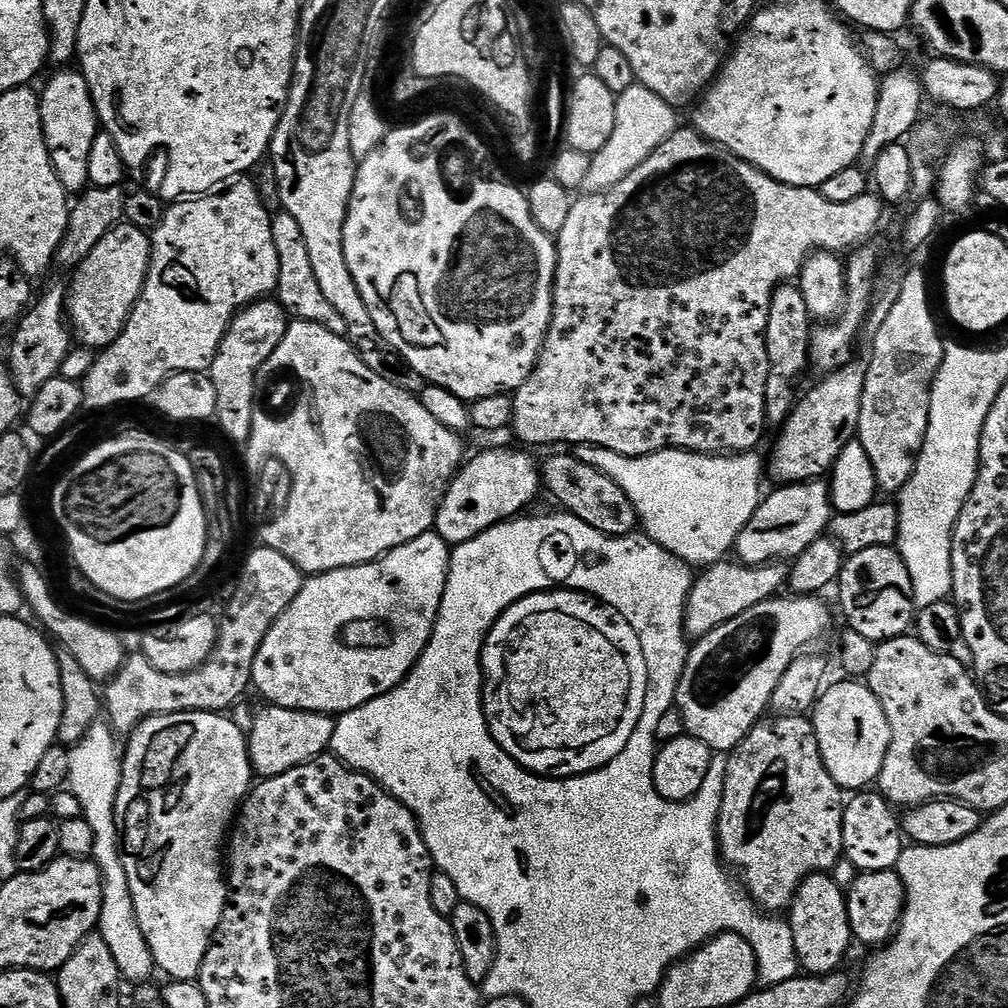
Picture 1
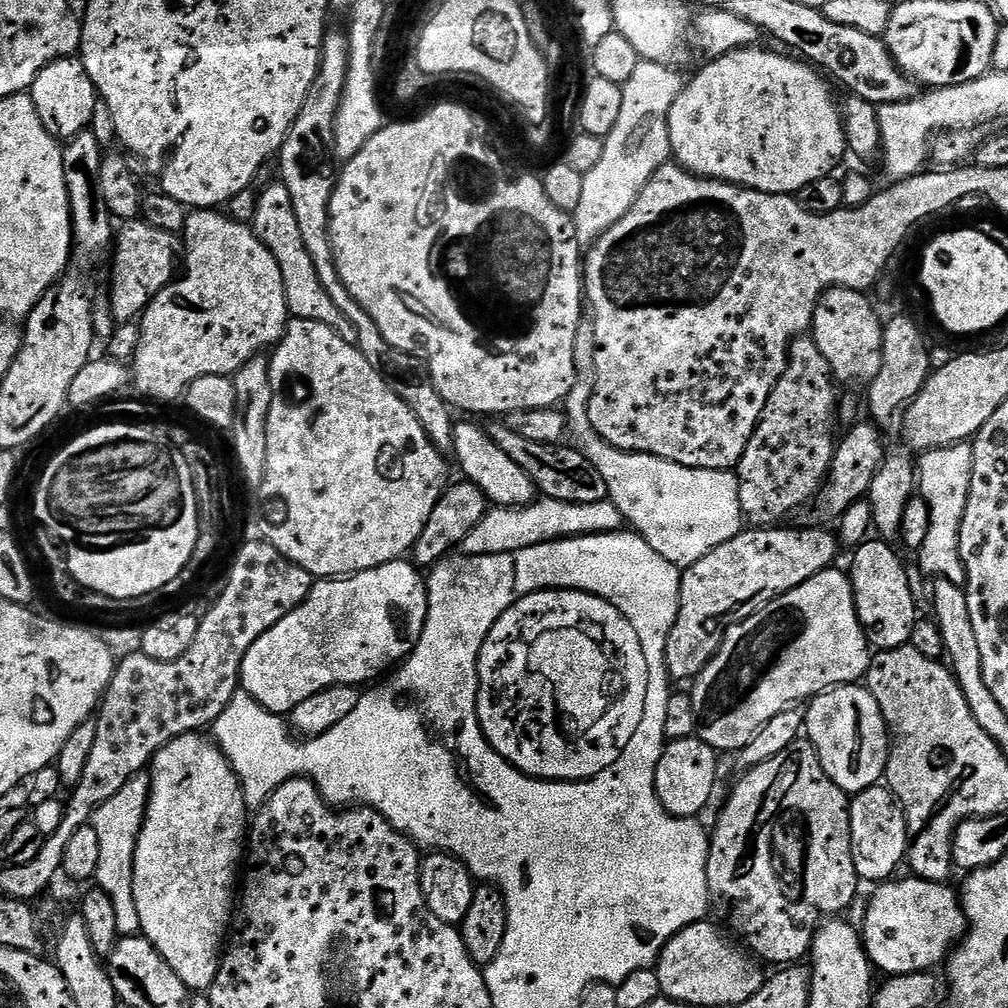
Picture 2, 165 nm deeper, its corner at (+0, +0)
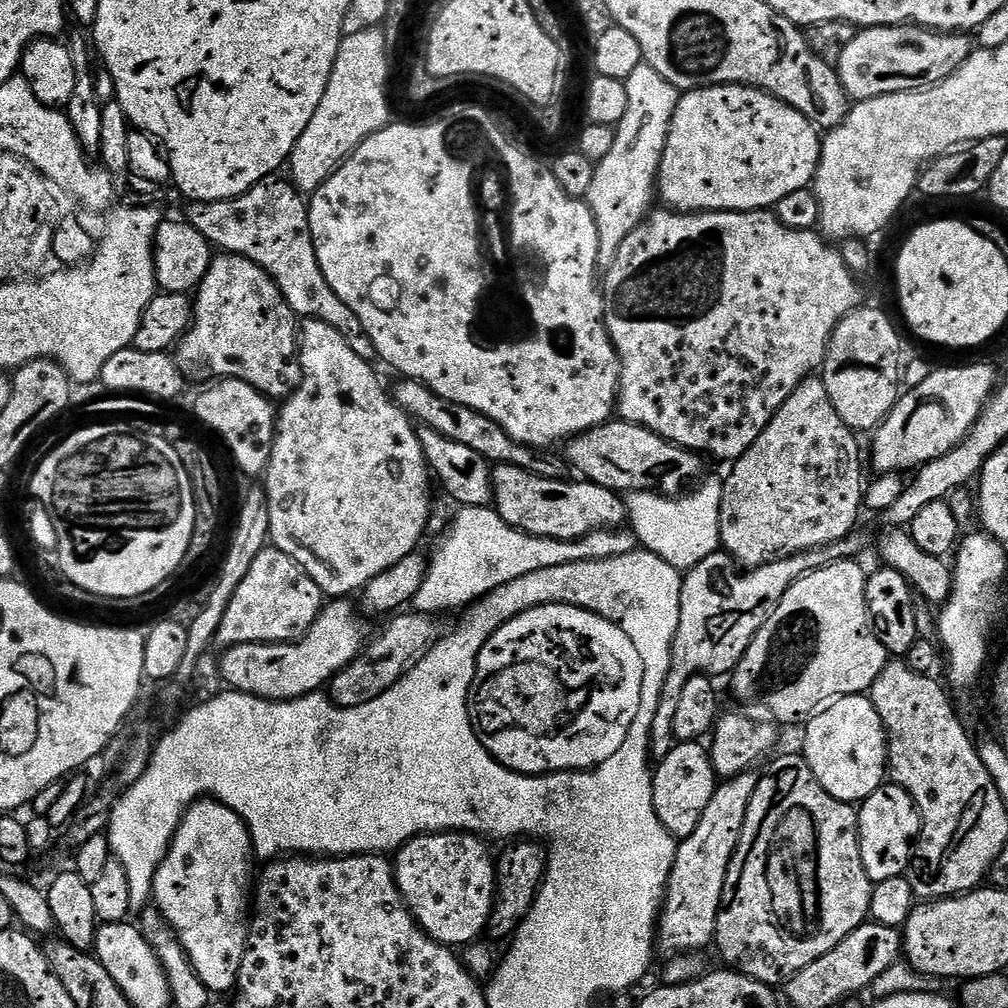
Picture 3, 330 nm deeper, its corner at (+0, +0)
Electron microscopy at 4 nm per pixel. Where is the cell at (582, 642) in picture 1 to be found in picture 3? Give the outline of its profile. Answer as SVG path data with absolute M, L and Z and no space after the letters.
M543 604L537 608L526 610L522 614L515 616L510 622L506 622L494 633L486 642L486 646L482 646L482 650L476 659L476 673L472 679L472 690L468 694L468 717L472 719L472 729L476 732L476 737L482 742L482 746L494 759L512 769L513 772L522 772L530 776L539 776L549 772L571 772L573 770L587 770L595 768L601 764L606 758L610 758L618 750L618 746L622 746L622 742L626 742L626 734L630 730L630 726L634 722L634 718L640 715L640 703L642 702L642 686L644 685L644 671L642 670L642 654L638 654L638 649L634 647L634 642L630 642L630 638L621 628L619 628L613 620L608 620L604 616L598 615L585 608L578 606L570 606L569 604Z

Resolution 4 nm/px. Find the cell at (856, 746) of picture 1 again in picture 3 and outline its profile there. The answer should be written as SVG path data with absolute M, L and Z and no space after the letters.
M867 695L842 696L831 701L807 721L806 727L802 755L810 770L814 770L814 778L831 796L855 805L885 783L888 738L882 718Z

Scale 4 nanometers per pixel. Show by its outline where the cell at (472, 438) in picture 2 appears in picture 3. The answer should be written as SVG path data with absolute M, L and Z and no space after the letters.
M497 464L492 468L492 498L495 510L508 525L520 532L529 532L531 536L541 536L561 542L580 540L595 528L616 528L620 523L622 525L625 523L626 504L617 493L611 492L609 488L590 484L583 478L572 479L551 480L536 476L518 466Z

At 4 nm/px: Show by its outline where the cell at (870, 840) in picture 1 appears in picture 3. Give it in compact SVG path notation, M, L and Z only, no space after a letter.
M885 782L874 794L870 794L859 805L860 817L860 849L862 850L862 866L866 866L866 874L872 879L873 885L882 883L888 878L898 878L905 875L912 861L917 840L920 839L920 811L912 796L902 790L897 784Z

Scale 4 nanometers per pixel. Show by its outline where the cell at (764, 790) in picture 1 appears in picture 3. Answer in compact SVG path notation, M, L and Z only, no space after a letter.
M803 755L780 756L773 762L772 769L760 776L758 786L754 790L754 798L750 798L750 806L746 810L746 822L742 826L740 841L728 867L726 882L722 890L720 909L716 919L714 948L720 951L720 956L728 963L725 965L729 969L738 971L743 976L749 976L752 980L763 984L783 985L791 980L794 974L798 974L803 968L810 966L810 962L822 958L822 954L830 954L830 950L834 950L834 946L838 946L838 942L842 942L842 938L849 936L856 927L869 919L872 889L872 879L866 874L866 866L862 866L860 817L857 809L853 805L831 796L822 786L822 782L818 782L818 778L814 778L814 770L810 770L808 761L804 759Z

